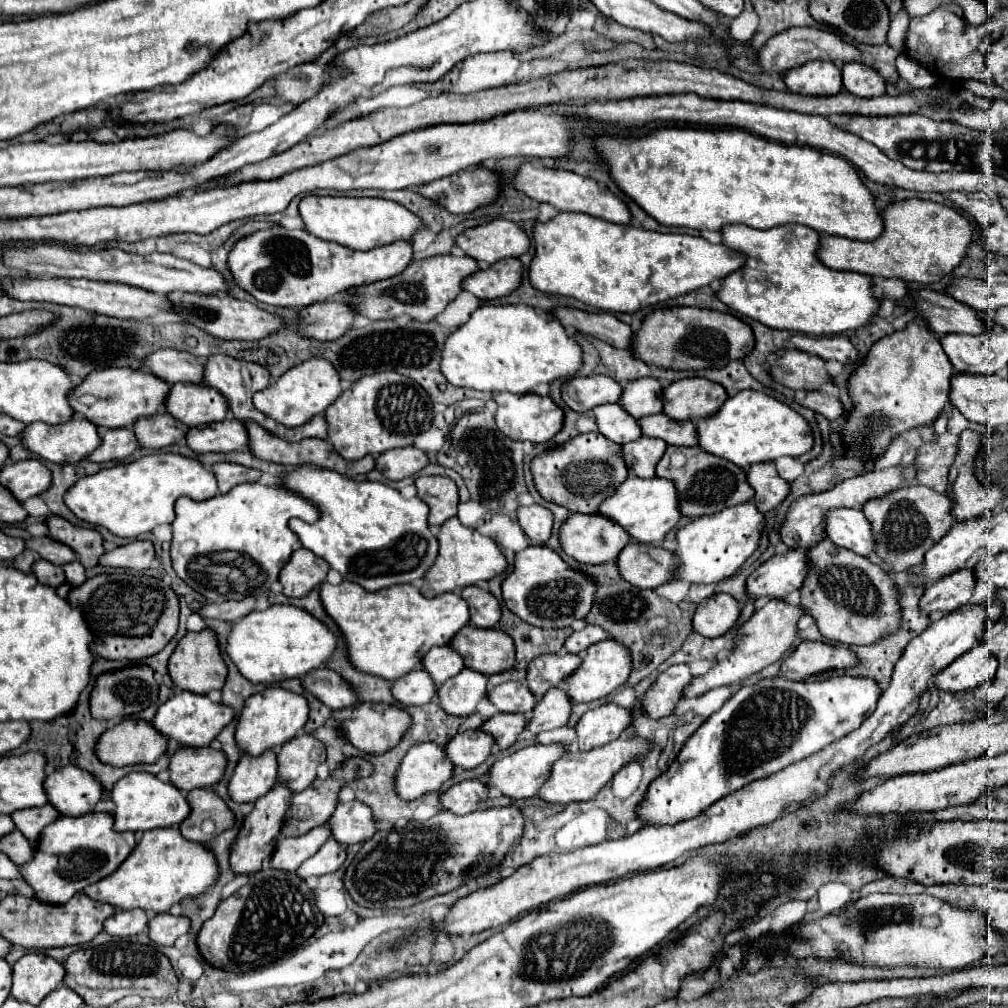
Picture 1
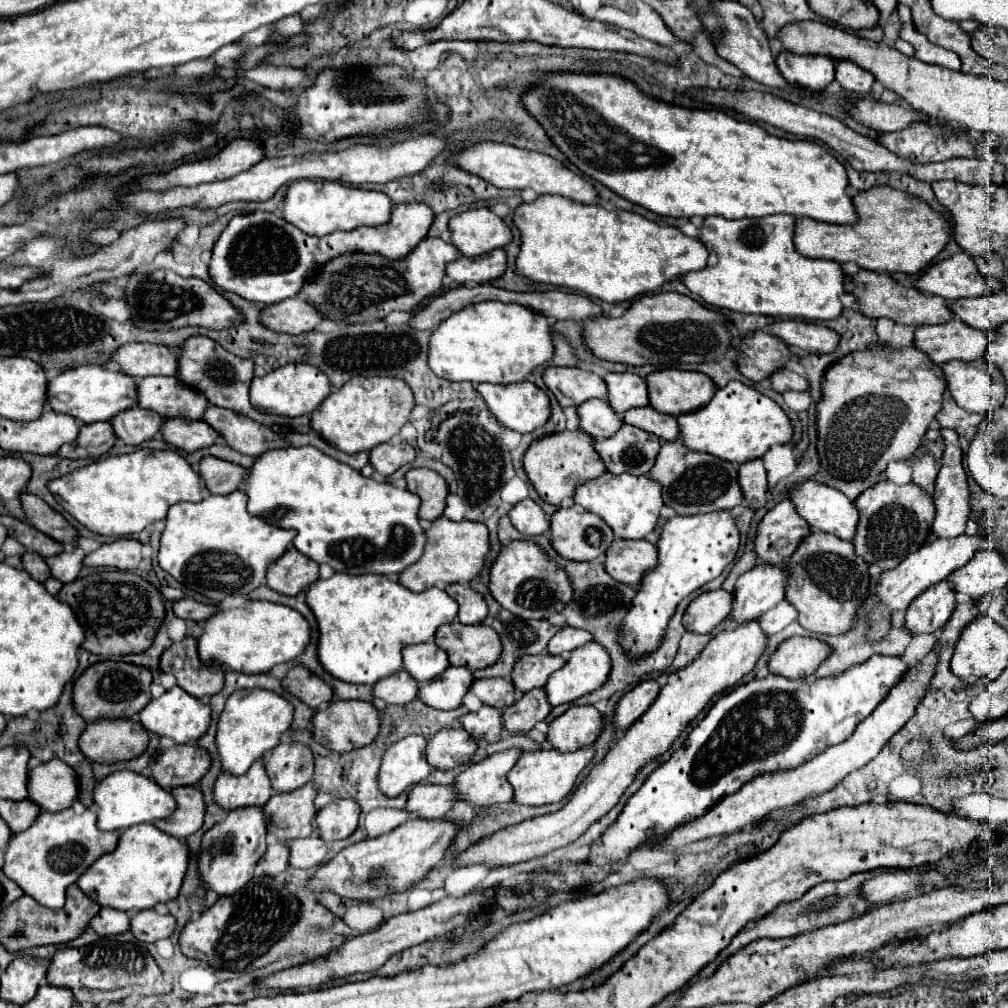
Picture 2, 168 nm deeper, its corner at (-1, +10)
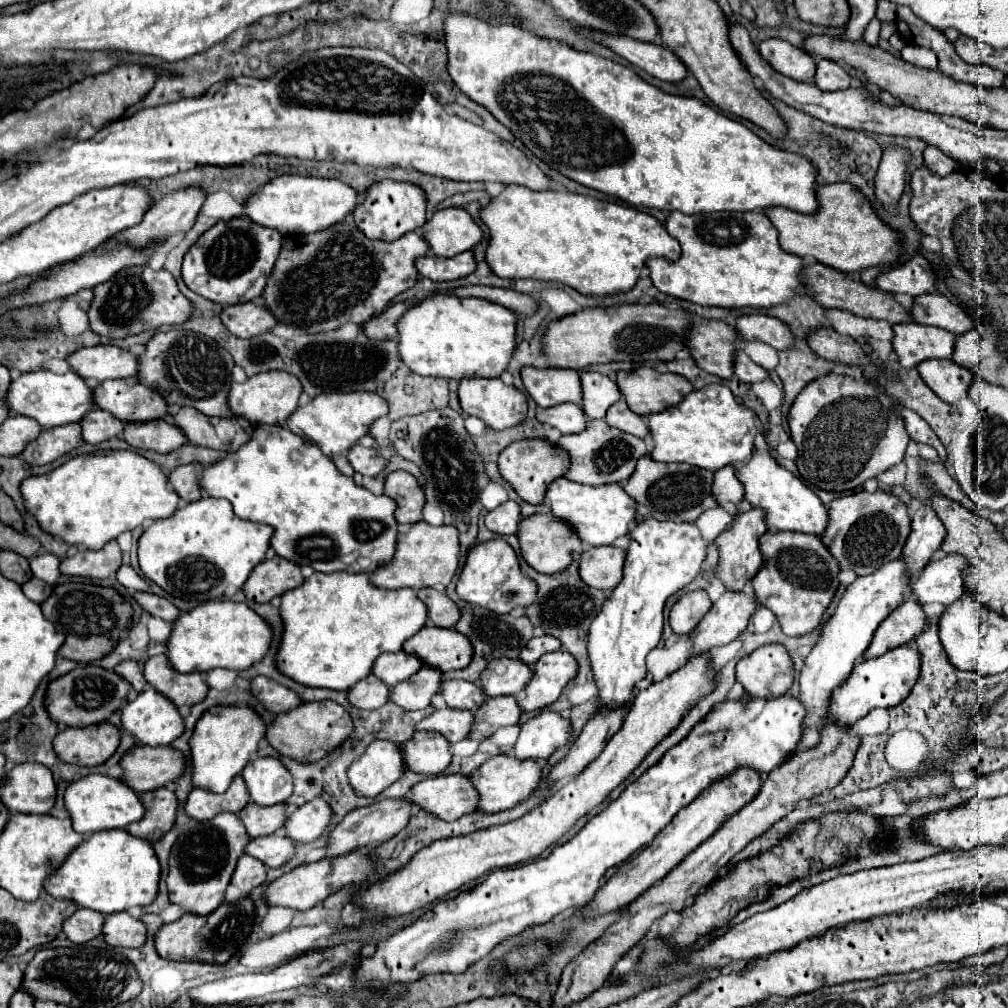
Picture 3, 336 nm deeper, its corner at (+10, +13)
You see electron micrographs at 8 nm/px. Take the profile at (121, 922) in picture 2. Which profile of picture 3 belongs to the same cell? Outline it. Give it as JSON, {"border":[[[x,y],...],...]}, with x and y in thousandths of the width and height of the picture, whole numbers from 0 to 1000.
{"border":[[[77,901],[67,913],[63,913],[62,925],[69,935],[83,937],[101,927],[101,917],[103,917],[101,907]]]}

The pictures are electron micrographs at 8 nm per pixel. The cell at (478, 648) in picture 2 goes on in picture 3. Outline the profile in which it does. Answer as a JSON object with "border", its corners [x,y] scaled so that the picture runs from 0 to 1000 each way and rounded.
{"border":[[[421,621],[415,629],[401,637],[399,645],[415,651],[421,659],[437,667],[458,665],[468,655],[468,639],[448,623]]]}

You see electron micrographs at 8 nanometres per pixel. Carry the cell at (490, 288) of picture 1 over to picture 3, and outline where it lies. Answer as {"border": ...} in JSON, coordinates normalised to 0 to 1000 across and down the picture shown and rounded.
{"border":[[[468,250],[452,252],[448,256],[421,254],[421,256],[413,256],[411,264],[413,264],[415,272],[419,272],[421,276],[427,276],[431,280],[454,278],[454,276],[460,276],[472,268],[472,260],[470,260]]]}

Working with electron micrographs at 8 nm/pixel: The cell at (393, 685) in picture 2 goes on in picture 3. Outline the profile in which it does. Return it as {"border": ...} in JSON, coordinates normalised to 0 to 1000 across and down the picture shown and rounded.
{"border":[[[367,669],[365,673],[353,677],[353,681],[345,683],[345,696],[359,704],[373,704],[385,696],[385,688],[387,683]]]}

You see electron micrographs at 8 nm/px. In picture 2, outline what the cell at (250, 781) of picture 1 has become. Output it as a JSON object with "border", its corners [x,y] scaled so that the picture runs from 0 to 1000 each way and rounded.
{"border":[[[257,753],[241,771],[229,771],[229,767],[219,767],[213,775],[213,795],[221,803],[235,801],[261,801],[269,789],[269,777],[265,775],[265,763],[261,763],[261,753]]]}

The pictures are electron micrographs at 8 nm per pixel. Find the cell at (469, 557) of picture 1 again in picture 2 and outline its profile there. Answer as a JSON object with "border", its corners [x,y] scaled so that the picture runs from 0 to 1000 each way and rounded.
{"border":[[[436,513],[424,527],[424,541],[420,553],[396,570],[396,578],[400,578],[408,586],[422,586],[428,582],[440,585],[446,579],[461,578],[473,572],[475,566],[481,563],[483,551],[485,551],[485,525],[479,519],[471,517],[453,519],[443,513]]]}

